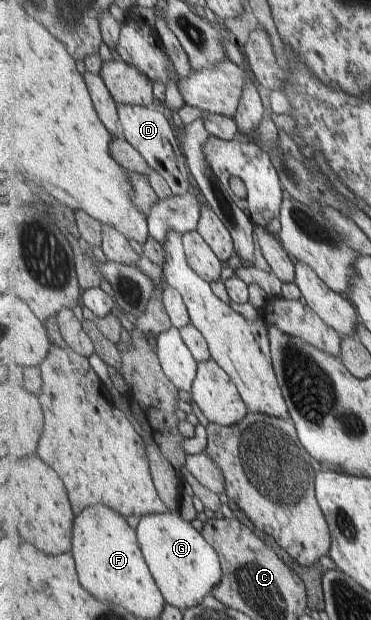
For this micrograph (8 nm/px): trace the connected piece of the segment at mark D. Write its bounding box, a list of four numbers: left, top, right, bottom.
[118,103,191,196]

